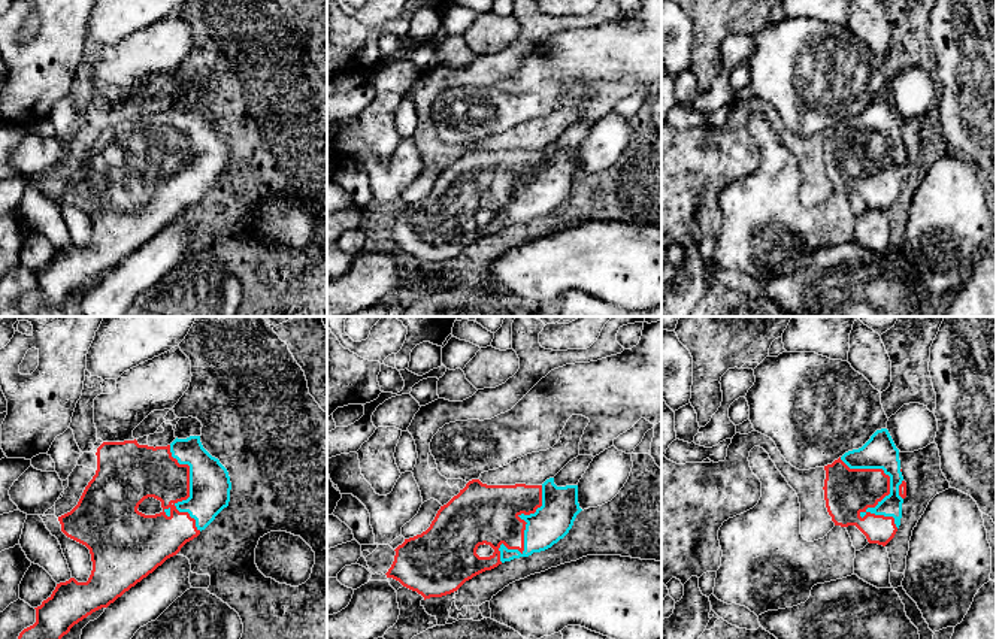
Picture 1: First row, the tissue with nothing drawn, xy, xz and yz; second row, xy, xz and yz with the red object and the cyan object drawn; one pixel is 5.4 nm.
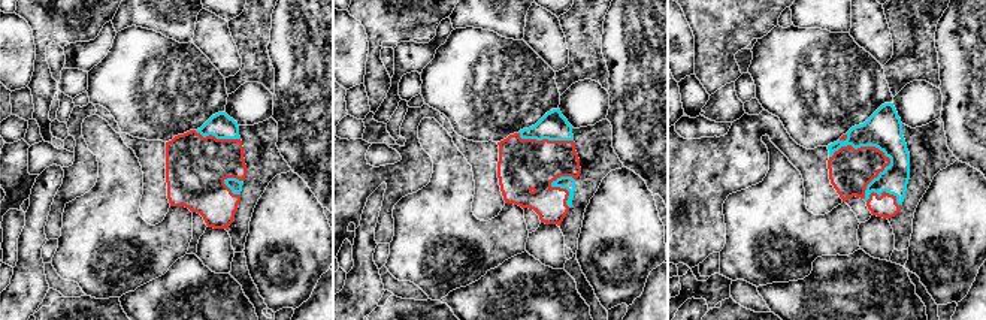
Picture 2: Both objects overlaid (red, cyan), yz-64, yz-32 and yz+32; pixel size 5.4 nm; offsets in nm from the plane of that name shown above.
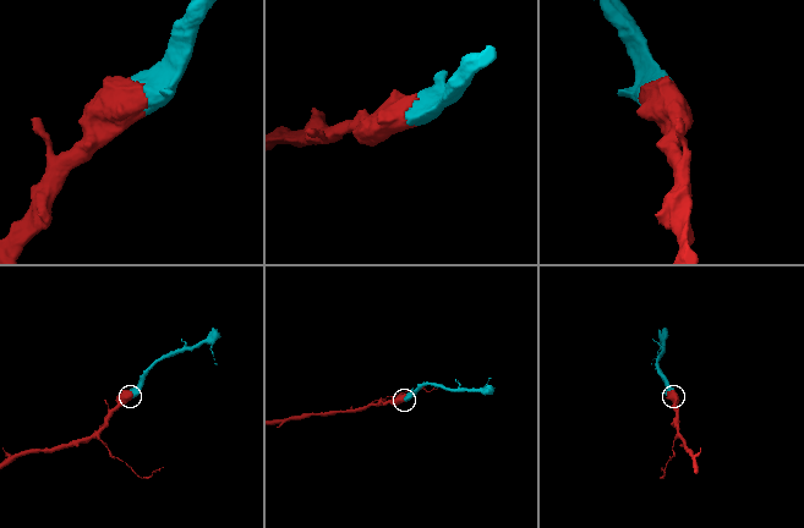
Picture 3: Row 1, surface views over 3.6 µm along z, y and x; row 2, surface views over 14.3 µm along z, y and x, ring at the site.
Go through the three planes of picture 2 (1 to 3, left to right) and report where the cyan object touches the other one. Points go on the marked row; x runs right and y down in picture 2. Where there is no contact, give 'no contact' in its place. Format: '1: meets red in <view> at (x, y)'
1: meets red in yz-64 at (215, 138)
2: meets red in yz-32 at (562, 189)
3: meets red in yz+32 at (885, 166)

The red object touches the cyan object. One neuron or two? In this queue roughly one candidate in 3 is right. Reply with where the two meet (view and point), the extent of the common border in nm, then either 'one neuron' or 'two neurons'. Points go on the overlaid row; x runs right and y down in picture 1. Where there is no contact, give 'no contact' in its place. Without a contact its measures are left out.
contact yz (889, 490); length 500 nm; one neuron

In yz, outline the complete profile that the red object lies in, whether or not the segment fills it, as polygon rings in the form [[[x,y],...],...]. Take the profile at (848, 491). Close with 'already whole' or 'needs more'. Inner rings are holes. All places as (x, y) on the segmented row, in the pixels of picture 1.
[[[877,430],[862,448],[845,452],[824,466],[824,470],[824,500],[835,526],[856,526],[869,543],[885,546],[900,526],[902,503],[906,497],[899,449],[888,430]]] | needs more

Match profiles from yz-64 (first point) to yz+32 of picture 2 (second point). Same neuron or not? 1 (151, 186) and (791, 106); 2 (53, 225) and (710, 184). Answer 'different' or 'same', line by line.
1: different
2: same

